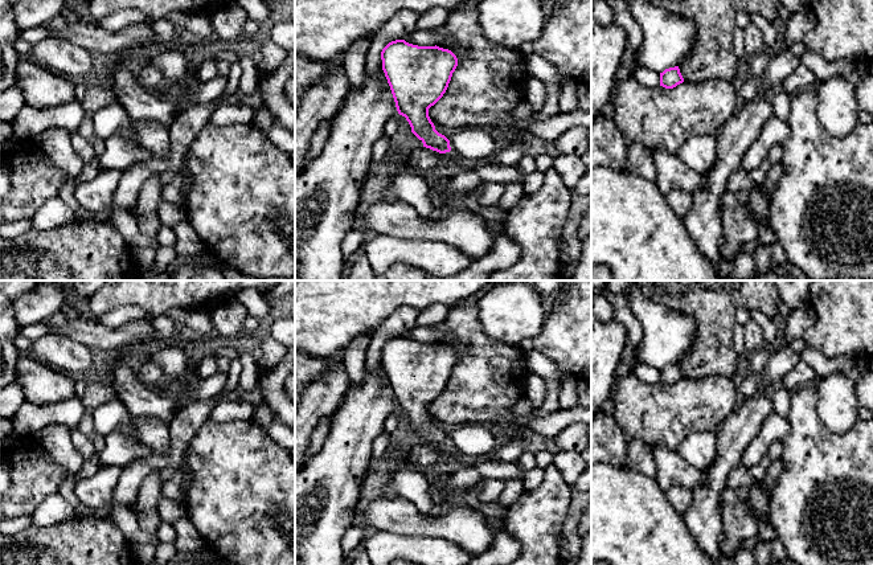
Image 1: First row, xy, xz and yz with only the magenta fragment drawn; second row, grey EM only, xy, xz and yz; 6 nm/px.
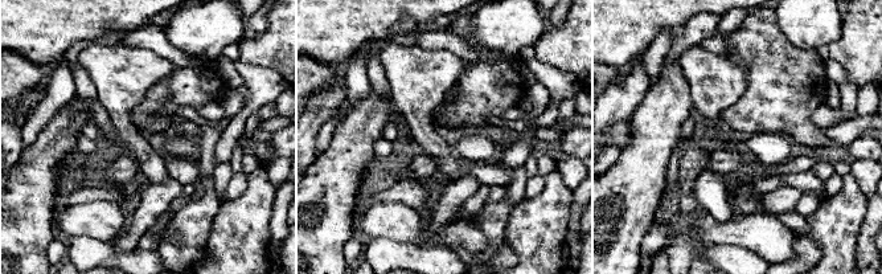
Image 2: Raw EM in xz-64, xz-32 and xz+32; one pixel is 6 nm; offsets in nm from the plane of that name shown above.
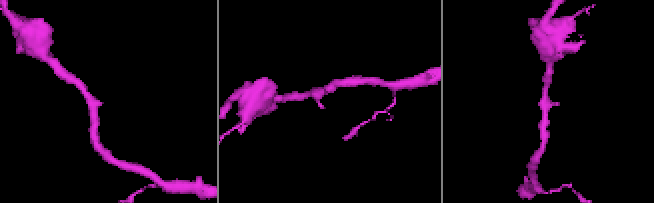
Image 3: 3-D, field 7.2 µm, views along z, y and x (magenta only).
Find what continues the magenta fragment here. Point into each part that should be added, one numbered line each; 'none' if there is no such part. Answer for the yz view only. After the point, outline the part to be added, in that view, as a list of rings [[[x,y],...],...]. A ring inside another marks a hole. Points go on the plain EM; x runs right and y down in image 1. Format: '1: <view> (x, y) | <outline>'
none

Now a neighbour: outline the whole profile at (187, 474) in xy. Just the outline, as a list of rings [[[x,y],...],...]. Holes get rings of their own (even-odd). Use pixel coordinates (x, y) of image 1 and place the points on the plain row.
[[[184,460],[180,470],[183,471],[183,487],[184,487],[184,494],[180,501],[177,501],[180,504],[181,508],[187,509],[187,501],[188,501],[188,490],[190,487],[190,479],[192,479],[192,471],[188,466],[188,463]]]

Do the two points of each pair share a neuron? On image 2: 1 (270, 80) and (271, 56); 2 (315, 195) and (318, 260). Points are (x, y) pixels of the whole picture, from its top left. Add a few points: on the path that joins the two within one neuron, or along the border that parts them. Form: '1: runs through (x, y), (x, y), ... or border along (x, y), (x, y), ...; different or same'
1: border along (241, 61), (271, 68), (282, 77); different
2: runs through (328, 209), (318, 229), (318, 242); same

